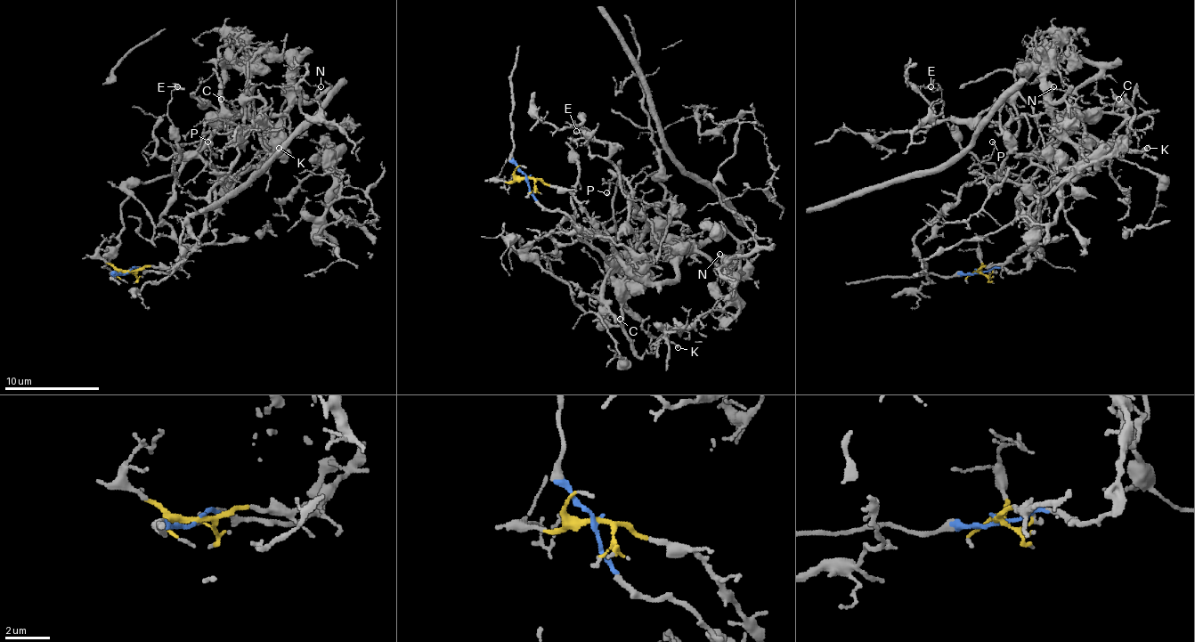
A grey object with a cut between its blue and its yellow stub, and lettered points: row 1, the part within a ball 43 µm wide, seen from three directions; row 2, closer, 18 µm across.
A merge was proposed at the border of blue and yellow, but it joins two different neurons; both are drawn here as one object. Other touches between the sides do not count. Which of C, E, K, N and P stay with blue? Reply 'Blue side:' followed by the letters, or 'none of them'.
Blue side: C, E, K

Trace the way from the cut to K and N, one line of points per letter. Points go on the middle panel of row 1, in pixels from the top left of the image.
K: (527, 178), (529, 192), (579, 230), (560, 225), (569, 221), (612, 265), (640, 358), (664, 329), (678, 348)
N: (527, 178), (564, 187), (636, 277), (671, 282), (676, 261), (683, 254), (702, 251), (719, 265), (719, 254)

